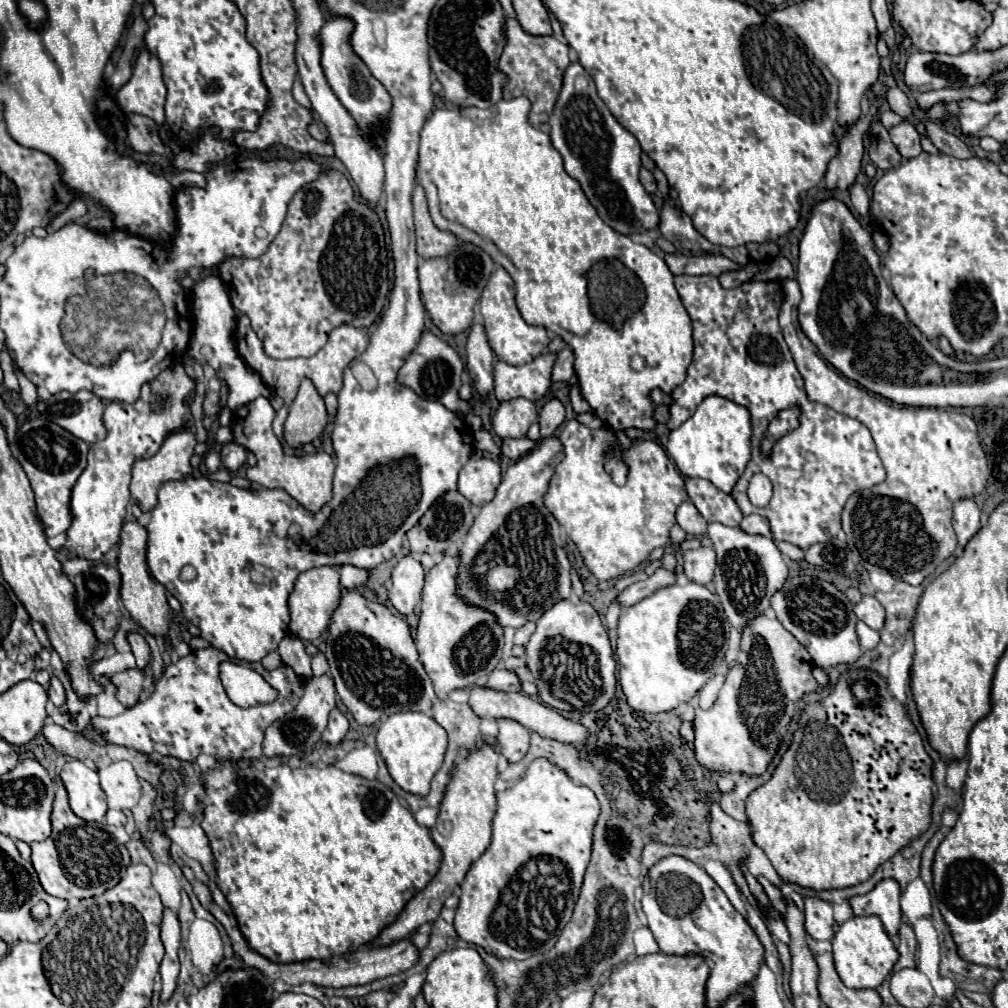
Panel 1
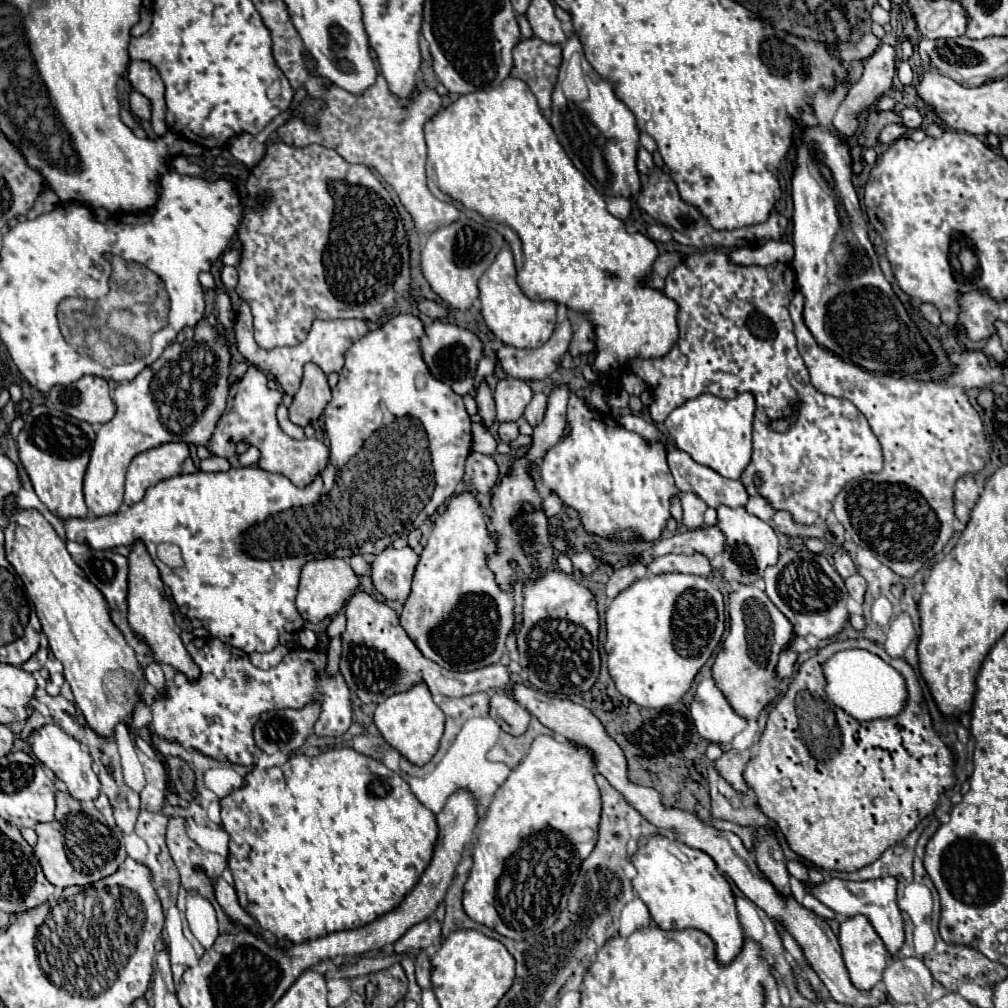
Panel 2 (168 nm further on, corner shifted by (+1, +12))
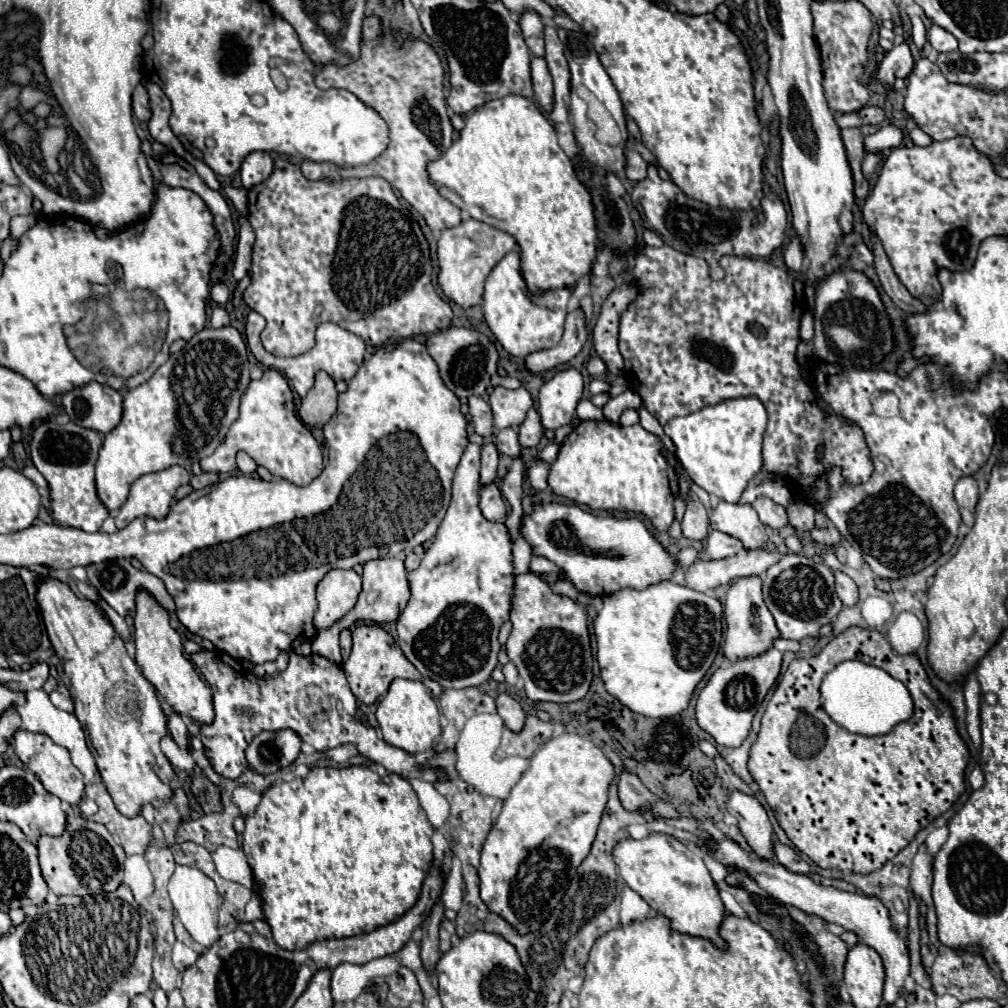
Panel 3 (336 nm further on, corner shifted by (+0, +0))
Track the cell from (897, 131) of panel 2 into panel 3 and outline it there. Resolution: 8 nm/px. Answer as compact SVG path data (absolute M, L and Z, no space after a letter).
M866 155L864 157L864 161L862 161L862 173L864 173L864 177L866 179L870 179L872 177L872 173L876 171L876 167L878 167L878 163L880 163L880 155Z

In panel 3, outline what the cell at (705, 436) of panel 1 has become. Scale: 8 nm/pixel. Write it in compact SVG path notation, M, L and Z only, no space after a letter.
M740 397L702 407L684 417L674 417L664 425L664 433L678 447L676 457L696 485L718 499L738 503L746 485L762 473L762 435L766 421L768 413L758 399Z

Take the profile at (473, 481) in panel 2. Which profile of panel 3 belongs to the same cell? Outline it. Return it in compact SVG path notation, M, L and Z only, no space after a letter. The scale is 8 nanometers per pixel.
M492 483L492 487L484 487L480 493L480 511L488 521L494 523L502 523L506 519L506 505L496 483Z

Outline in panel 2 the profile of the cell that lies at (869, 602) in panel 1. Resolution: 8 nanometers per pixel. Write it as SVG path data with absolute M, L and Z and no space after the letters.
M851 575L849 579L845 579L845 587L849 591L849 597L853 597L855 601L863 603L865 601L865 593L867 593L867 581L861 575Z

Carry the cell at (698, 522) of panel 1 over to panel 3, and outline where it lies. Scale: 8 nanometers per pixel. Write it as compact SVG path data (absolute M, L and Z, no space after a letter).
M690 499L686 505L686 513L682 519L682 535L694 541L704 541L708 537L708 513L704 505L696 499Z

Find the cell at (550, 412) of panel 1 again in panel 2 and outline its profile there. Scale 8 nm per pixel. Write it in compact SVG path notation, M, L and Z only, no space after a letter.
M535 393L531 403L525 409L525 419L535 427L537 423L543 421L545 411L547 411L547 395L545 393Z

